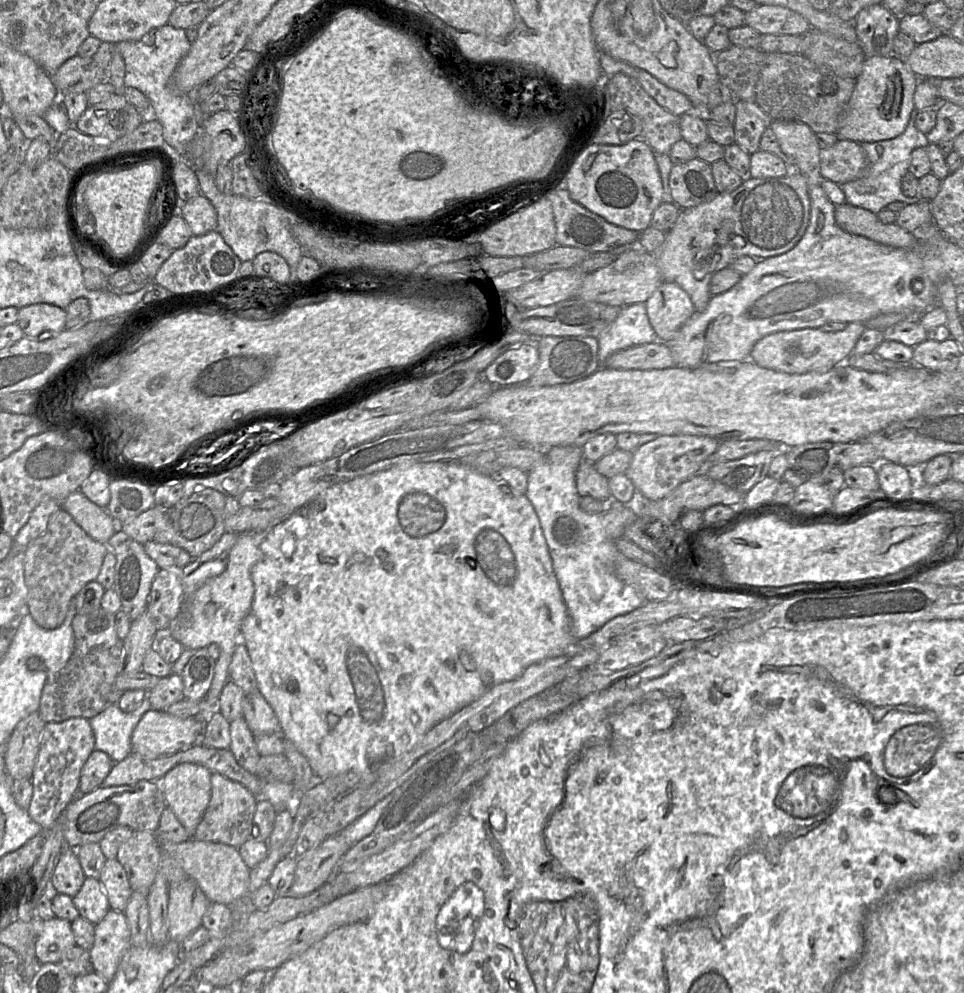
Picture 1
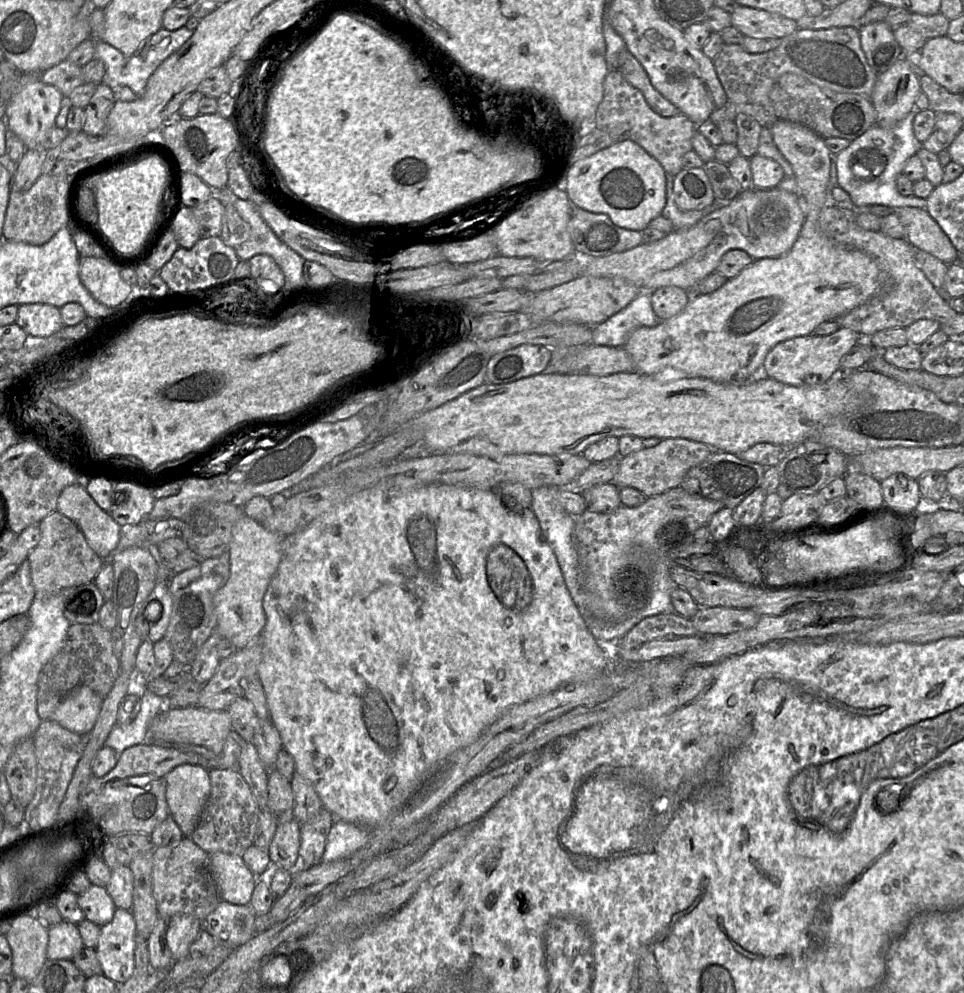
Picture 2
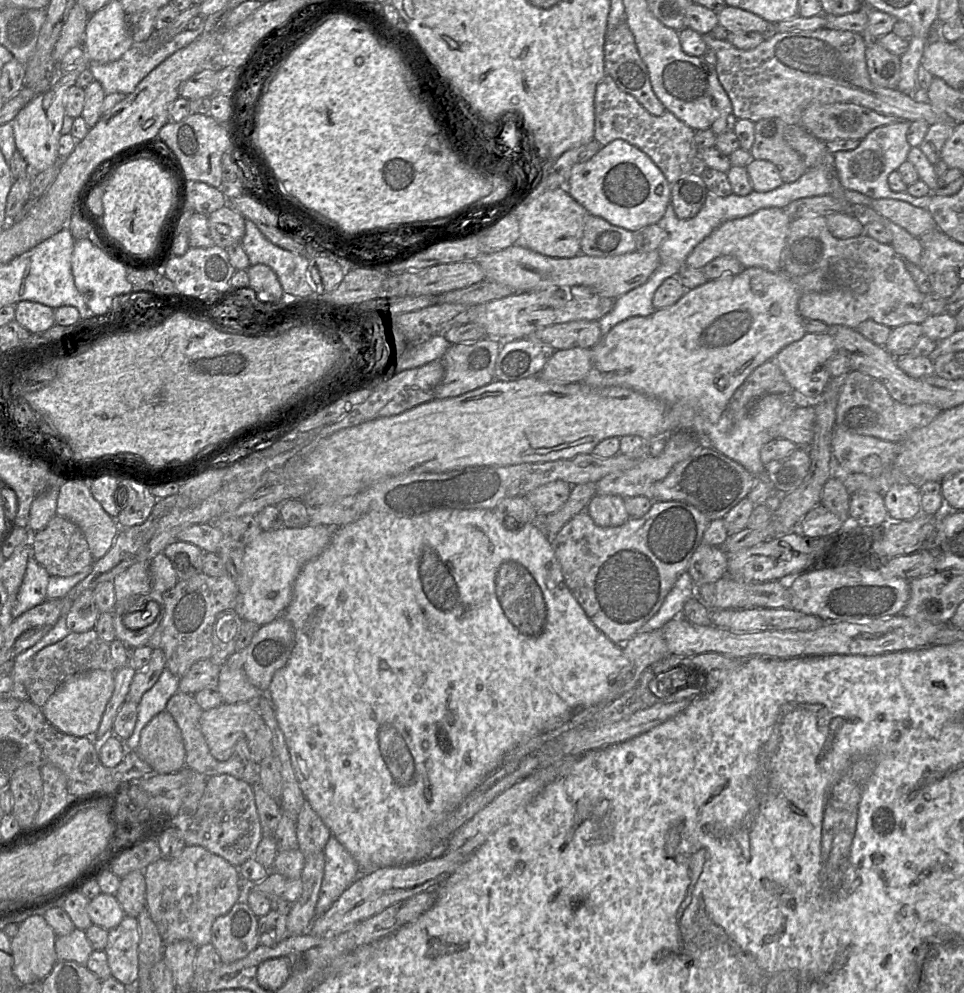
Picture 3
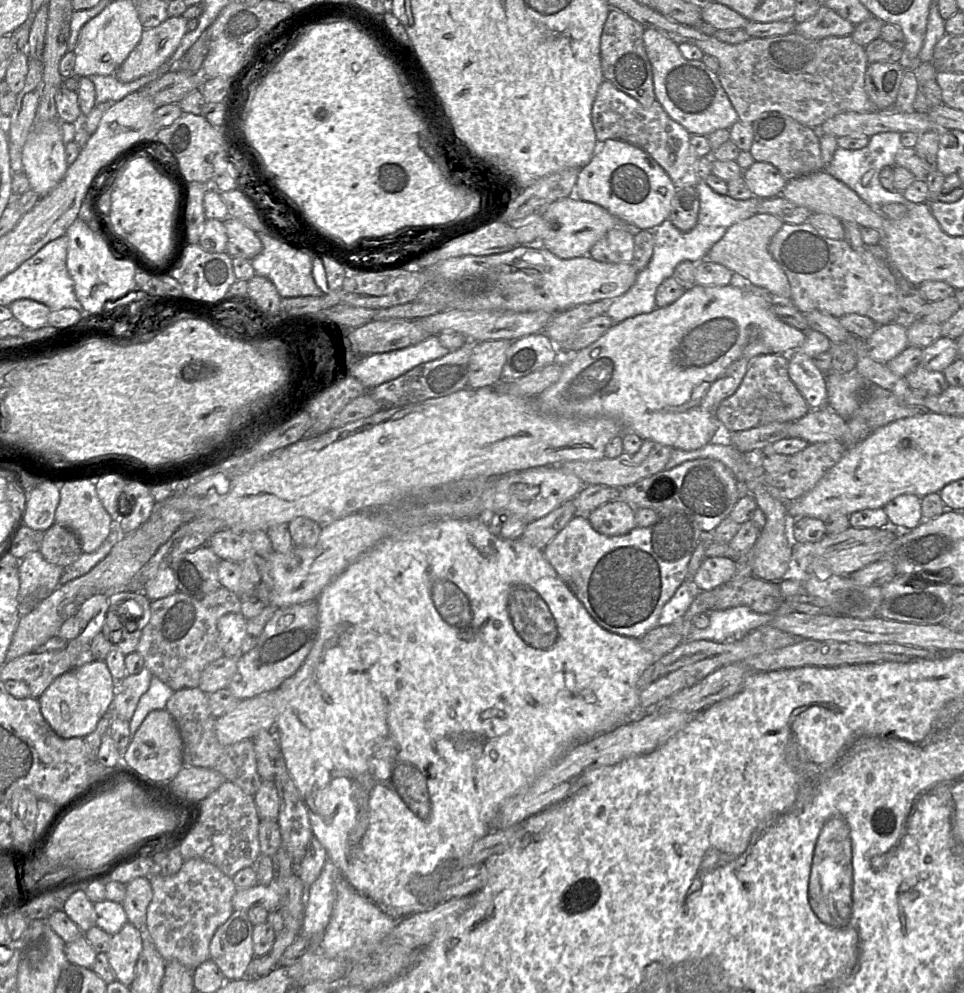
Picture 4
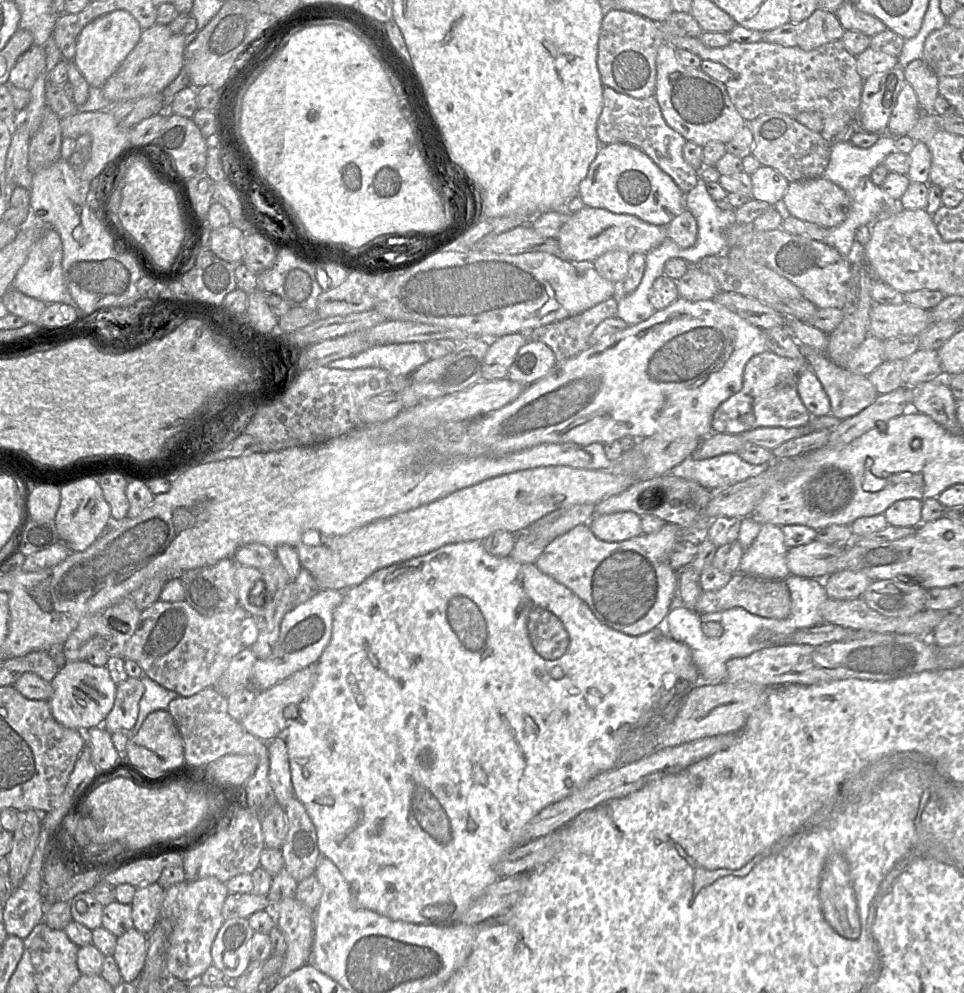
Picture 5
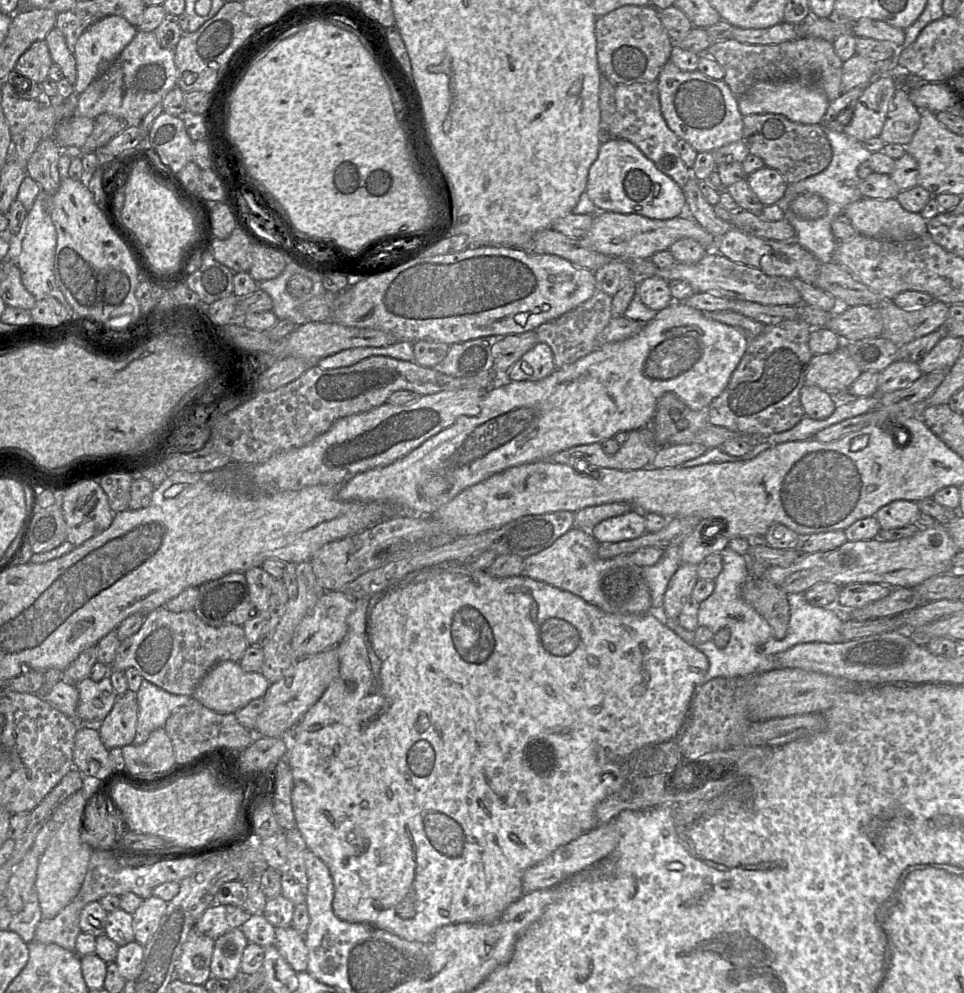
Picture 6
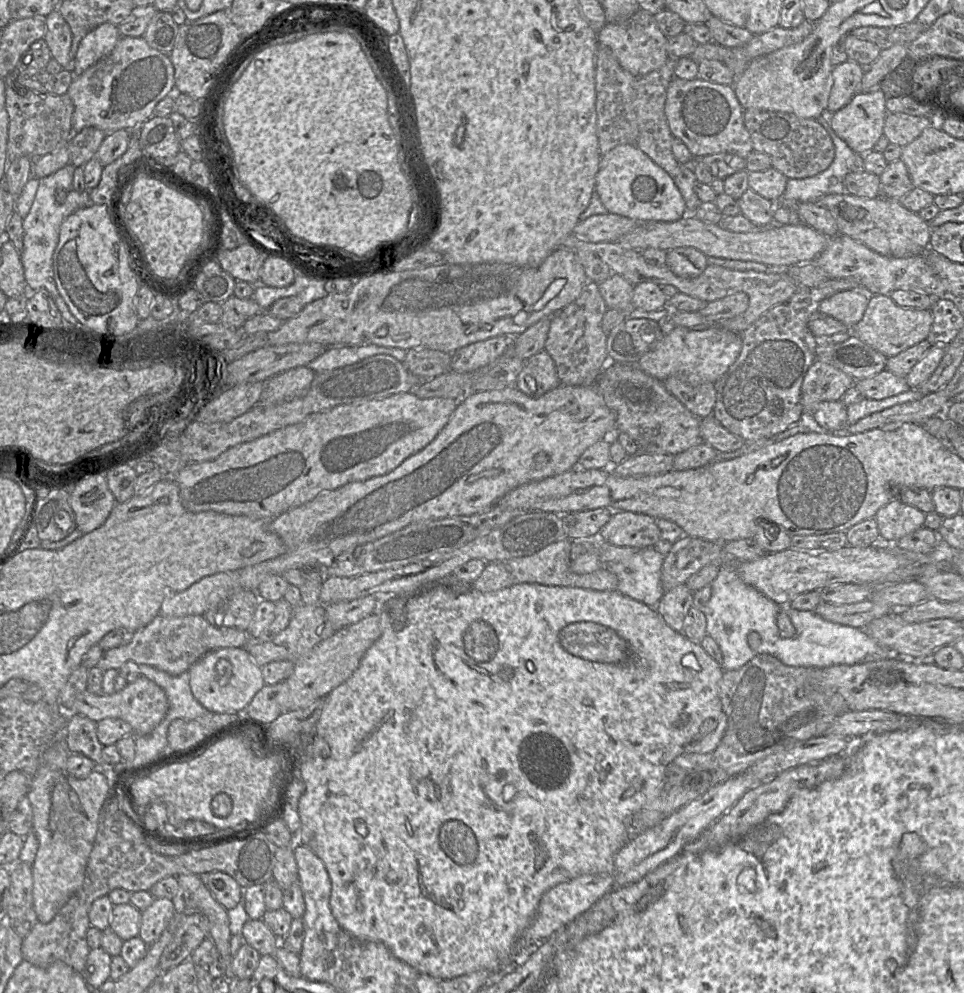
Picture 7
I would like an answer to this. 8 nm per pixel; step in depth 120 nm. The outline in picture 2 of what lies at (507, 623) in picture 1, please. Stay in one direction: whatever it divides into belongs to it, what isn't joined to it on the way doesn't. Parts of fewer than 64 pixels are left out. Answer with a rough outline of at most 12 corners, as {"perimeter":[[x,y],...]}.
{"perimeter":[[352,494],[264,595],[295,771],[370,830],[608,659],[531,508]]}

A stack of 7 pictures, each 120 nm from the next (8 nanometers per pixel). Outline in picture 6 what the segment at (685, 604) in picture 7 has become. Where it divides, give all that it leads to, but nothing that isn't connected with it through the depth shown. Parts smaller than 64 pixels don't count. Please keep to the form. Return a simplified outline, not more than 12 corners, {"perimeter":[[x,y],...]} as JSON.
{"perimeter":[[683,564],[663,601],[668,618],[678,620],[699,580],[697,565]]}

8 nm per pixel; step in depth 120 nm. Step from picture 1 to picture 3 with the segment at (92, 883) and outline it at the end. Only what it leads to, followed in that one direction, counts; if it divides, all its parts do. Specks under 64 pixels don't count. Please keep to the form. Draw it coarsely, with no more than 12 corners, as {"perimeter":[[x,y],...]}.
{"perimeter":[[102,892],[89,901],[92,923],[106,930],[126,916],[115,895]]}

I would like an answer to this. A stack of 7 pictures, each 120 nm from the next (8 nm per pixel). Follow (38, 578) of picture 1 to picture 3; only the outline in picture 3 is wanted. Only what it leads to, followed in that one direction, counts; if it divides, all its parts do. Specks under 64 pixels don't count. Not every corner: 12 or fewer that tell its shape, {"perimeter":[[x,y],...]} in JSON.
{"perimeter":[[58,515],[31,534],[32,556],[50,576],[95,561],[81,529]]}

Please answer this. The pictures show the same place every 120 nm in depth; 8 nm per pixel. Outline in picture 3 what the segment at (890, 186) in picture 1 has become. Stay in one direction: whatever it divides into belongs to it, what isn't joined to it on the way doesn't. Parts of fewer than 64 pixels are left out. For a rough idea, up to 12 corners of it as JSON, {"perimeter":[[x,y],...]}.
{"perimeter":[[911,122],[872,130],[833,154],[845,190],[927,209],[930,195],[894,192],[891,172],[907,160]]}

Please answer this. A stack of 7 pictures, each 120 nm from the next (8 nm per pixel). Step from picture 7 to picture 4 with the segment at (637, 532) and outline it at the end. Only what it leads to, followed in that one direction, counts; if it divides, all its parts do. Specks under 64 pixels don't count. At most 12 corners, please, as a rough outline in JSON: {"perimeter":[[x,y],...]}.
{"perimeter":[[612,500],[588,515],[606,536],[629,533],[635,509]]}

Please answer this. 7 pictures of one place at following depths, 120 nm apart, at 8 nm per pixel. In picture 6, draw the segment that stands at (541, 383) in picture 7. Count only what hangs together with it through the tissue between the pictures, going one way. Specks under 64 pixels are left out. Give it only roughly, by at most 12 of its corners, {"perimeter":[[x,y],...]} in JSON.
{"perimeter":[[538,342],[510,368],[506,381],[538,381],[556,369]]}

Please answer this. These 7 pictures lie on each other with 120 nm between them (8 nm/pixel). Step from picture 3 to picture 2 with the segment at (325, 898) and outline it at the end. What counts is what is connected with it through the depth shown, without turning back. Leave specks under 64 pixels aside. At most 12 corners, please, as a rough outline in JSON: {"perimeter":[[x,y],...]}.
{"perimeter":[[336,820],[322,861],[341,860],[366,845],[370,829]]}

